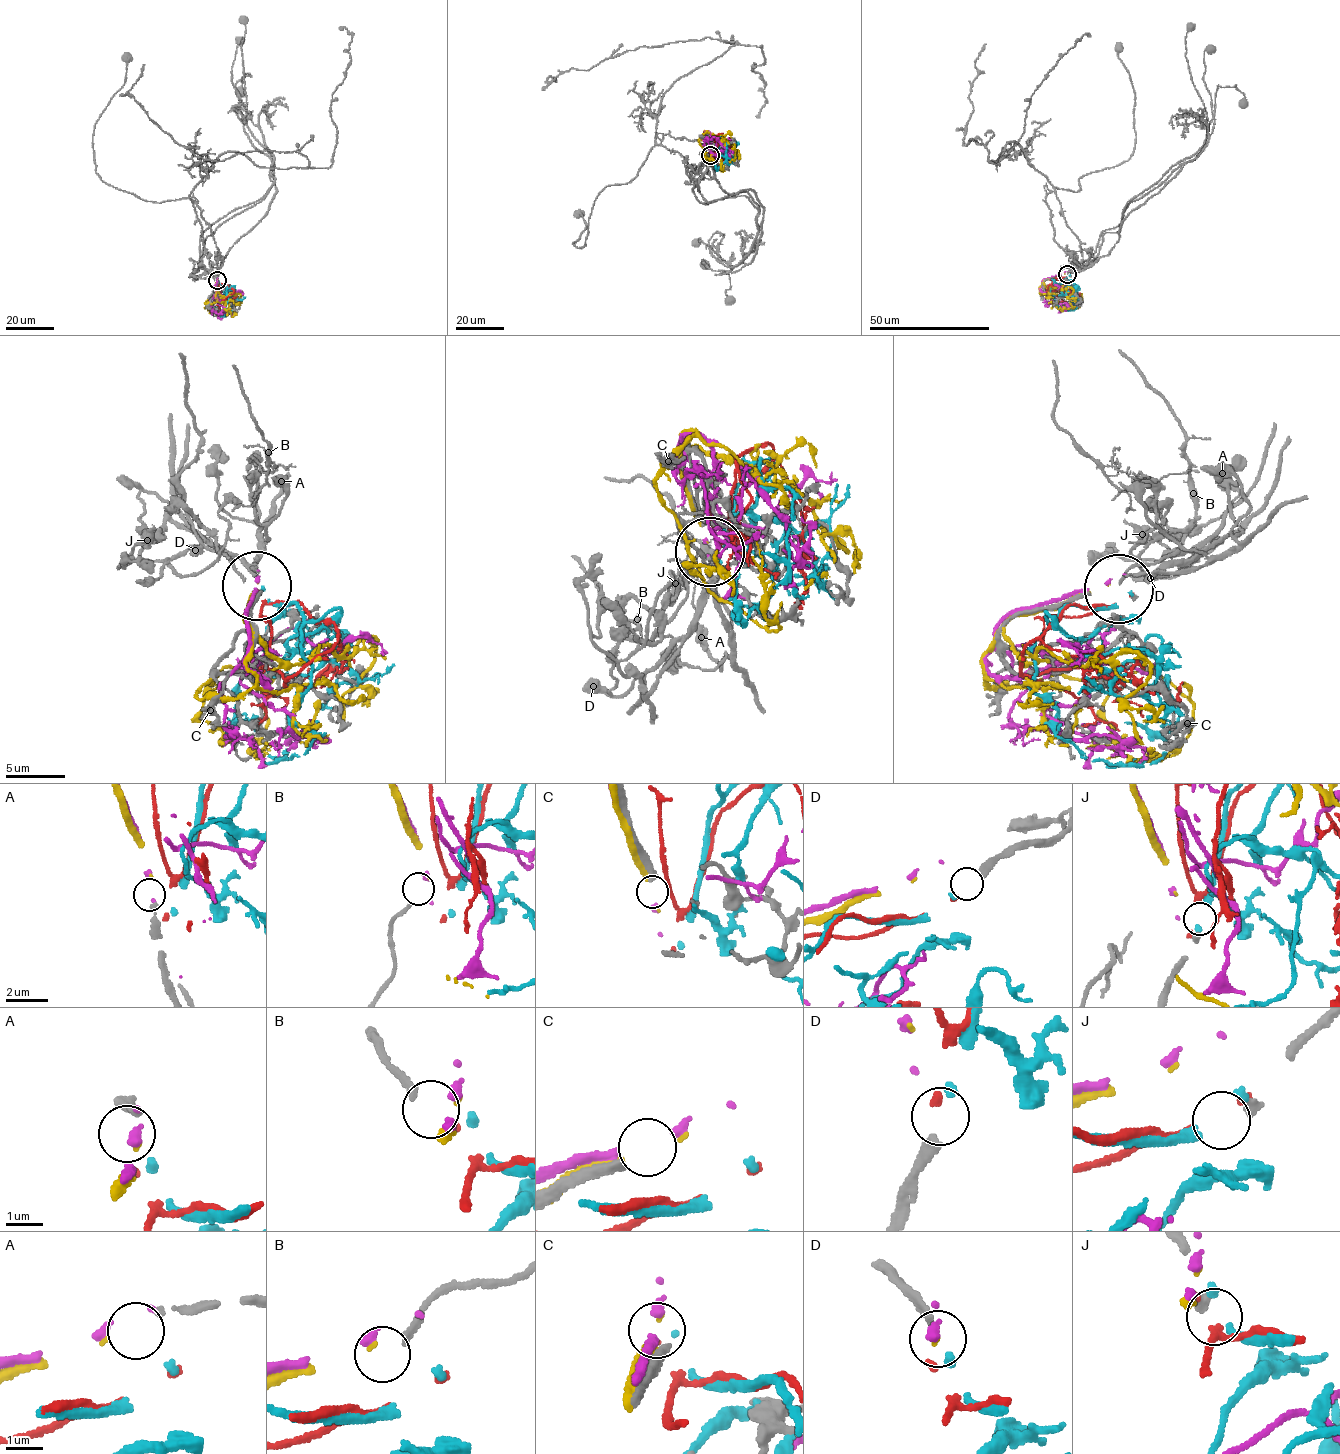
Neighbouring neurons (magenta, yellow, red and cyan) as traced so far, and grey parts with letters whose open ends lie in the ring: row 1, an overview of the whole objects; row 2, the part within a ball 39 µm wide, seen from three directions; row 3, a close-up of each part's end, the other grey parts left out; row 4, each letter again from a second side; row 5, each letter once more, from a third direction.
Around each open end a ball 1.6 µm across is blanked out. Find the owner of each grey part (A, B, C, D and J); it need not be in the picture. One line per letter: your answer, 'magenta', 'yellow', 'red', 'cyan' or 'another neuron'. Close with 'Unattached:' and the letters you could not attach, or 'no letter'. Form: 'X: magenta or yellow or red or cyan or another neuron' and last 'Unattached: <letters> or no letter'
A: yellow
B: another neuron
C: another neuron
D: cyan
J: another neuron
Unattached: B, C, J

